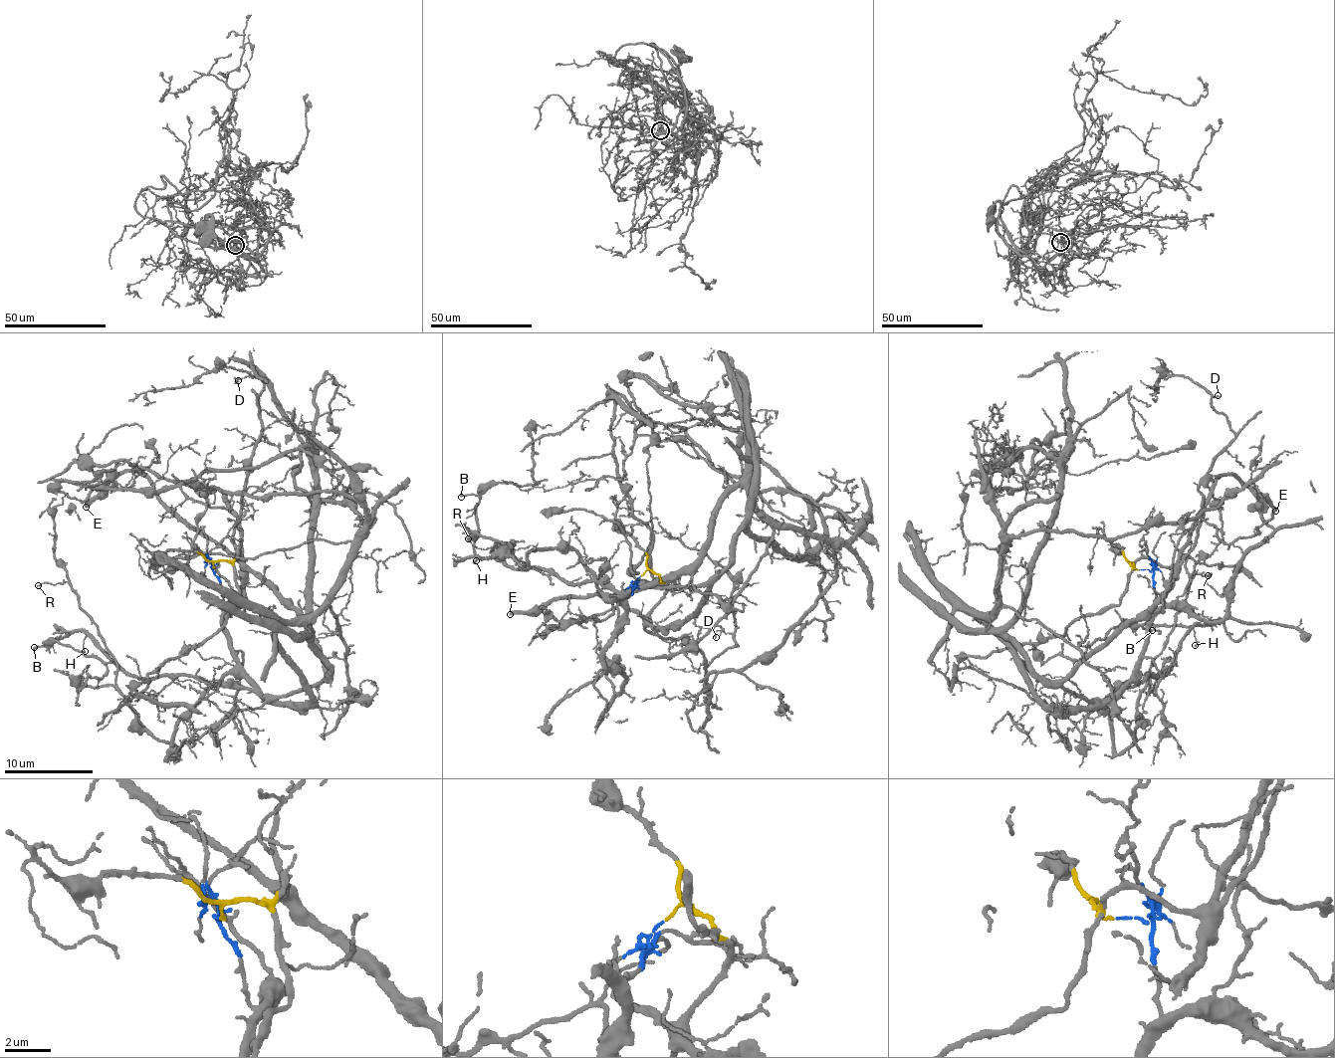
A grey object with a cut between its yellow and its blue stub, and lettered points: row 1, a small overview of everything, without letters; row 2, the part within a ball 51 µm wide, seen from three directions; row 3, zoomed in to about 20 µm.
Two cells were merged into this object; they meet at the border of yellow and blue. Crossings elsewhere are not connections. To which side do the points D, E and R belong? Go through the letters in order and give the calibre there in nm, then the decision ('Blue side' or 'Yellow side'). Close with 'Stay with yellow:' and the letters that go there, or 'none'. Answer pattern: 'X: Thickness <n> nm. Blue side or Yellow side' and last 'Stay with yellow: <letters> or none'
D: Thickness 110 nm. Yellow side
E: Thickness 280 nm. Yellow side
R: Thickness 100 nm. Blue side
Stay with yellow: D, E

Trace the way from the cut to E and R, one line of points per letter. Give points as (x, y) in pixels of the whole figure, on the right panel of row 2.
E: (1138, 570), (1130, 564), (1137, 559), (1151, 558), (1163, 566), (1177, 561), (1223, 476), (1235, 473), (1276, 511)
R: (1139, 570), (1157, 607), (1140, 668), (1103, 705), (1116, 753), (1136, 741), (1150, 663), (1195, 572), (1207, 575)

